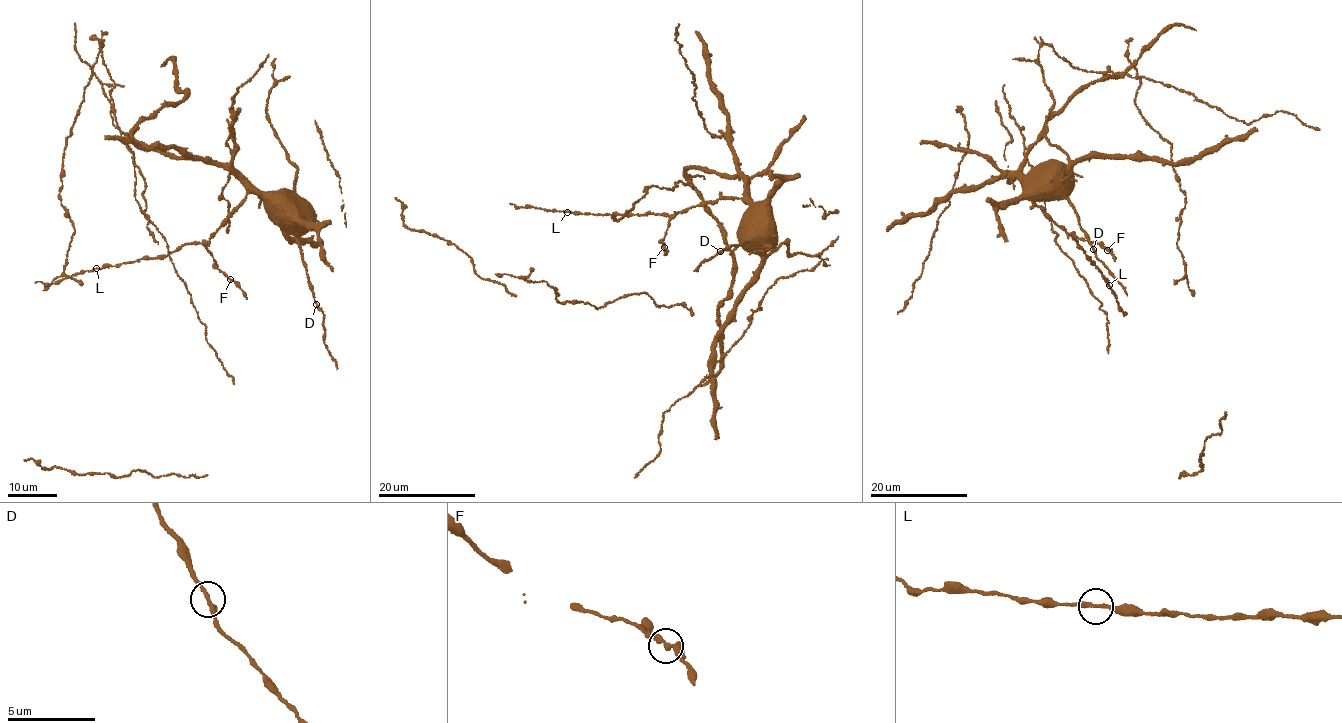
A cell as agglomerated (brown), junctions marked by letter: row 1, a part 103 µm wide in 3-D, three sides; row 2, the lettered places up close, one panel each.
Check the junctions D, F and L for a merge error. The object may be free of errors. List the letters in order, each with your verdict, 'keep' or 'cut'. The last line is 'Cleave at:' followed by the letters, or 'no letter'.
D: keep
F: keep
L: keep
Cleave at: no letter

